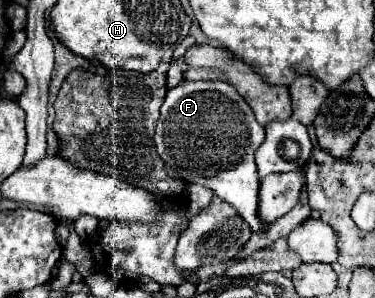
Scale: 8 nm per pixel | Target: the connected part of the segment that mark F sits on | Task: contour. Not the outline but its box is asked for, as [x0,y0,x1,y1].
[155,81,265,231]

